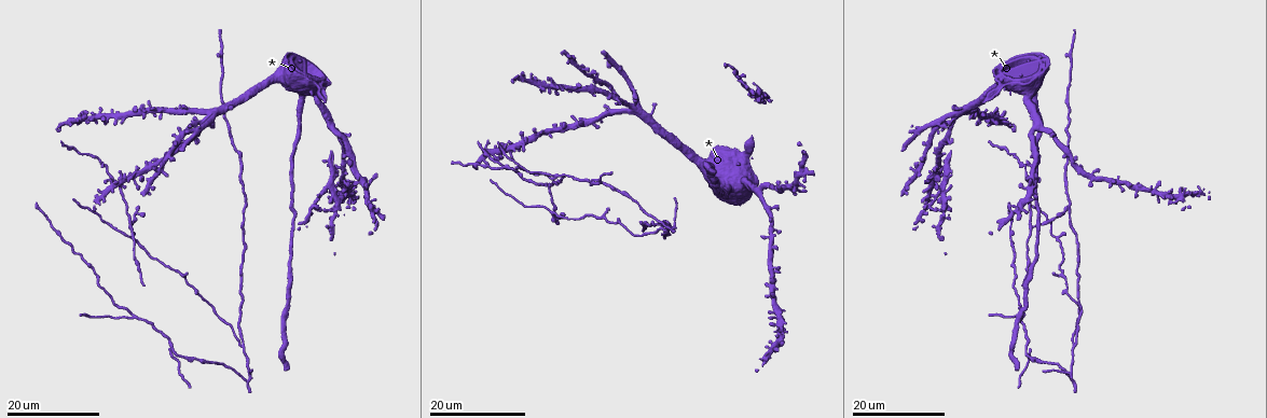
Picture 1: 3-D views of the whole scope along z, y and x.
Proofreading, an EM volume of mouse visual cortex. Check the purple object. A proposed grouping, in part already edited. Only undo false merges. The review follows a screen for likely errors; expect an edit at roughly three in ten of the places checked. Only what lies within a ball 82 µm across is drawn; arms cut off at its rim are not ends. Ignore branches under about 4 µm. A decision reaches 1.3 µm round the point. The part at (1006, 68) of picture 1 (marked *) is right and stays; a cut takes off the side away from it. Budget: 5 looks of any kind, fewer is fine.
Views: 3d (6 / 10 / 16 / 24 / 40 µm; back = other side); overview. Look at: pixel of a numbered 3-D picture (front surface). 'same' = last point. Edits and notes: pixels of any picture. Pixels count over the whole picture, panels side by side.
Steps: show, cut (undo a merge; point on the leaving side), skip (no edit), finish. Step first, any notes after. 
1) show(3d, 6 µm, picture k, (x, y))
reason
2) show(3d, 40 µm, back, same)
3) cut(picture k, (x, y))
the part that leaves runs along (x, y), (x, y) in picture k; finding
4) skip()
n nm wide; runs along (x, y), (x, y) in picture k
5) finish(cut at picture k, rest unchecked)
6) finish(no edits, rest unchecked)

show(3d, 16 µm, picture 1, (549, 188))
three arms meet

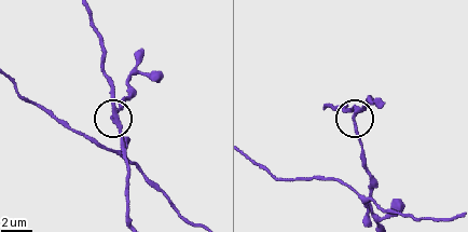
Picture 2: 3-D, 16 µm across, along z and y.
show(3d, 10 µm, picture 2, (113, 119))

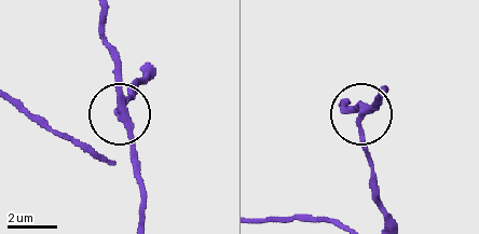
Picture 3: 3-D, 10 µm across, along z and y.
show(3d, 10 µm, back, picture 3, (359, 116))

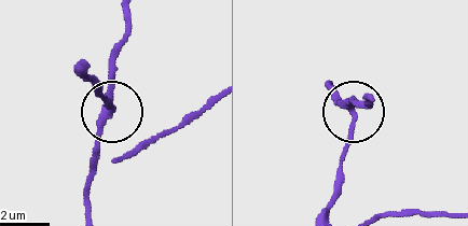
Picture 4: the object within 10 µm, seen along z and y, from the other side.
skip()
260 nm wide; continuous, no second neuron

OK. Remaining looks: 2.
show(3d, 24 µm, picture 1, (1074, 345))
three arms meet

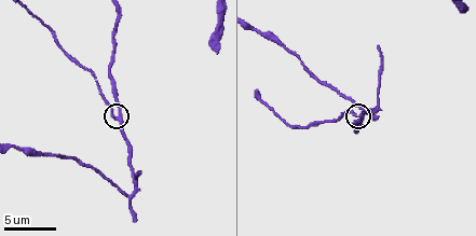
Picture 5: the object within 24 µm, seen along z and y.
show(3d, 10 µm, picture 5, (120, 119))
closer look

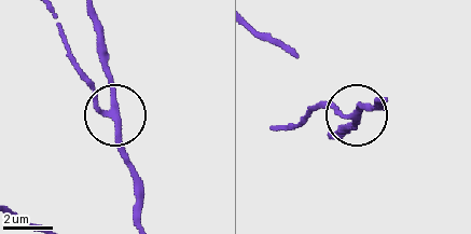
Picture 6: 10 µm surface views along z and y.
skip()
side arm 77 µm; runs along (50, 13), (74, 68), (111, 113), (107, 45) in picture 6; continuous, no second neuron

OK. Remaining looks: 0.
finish(no edits, rest unchecked)

